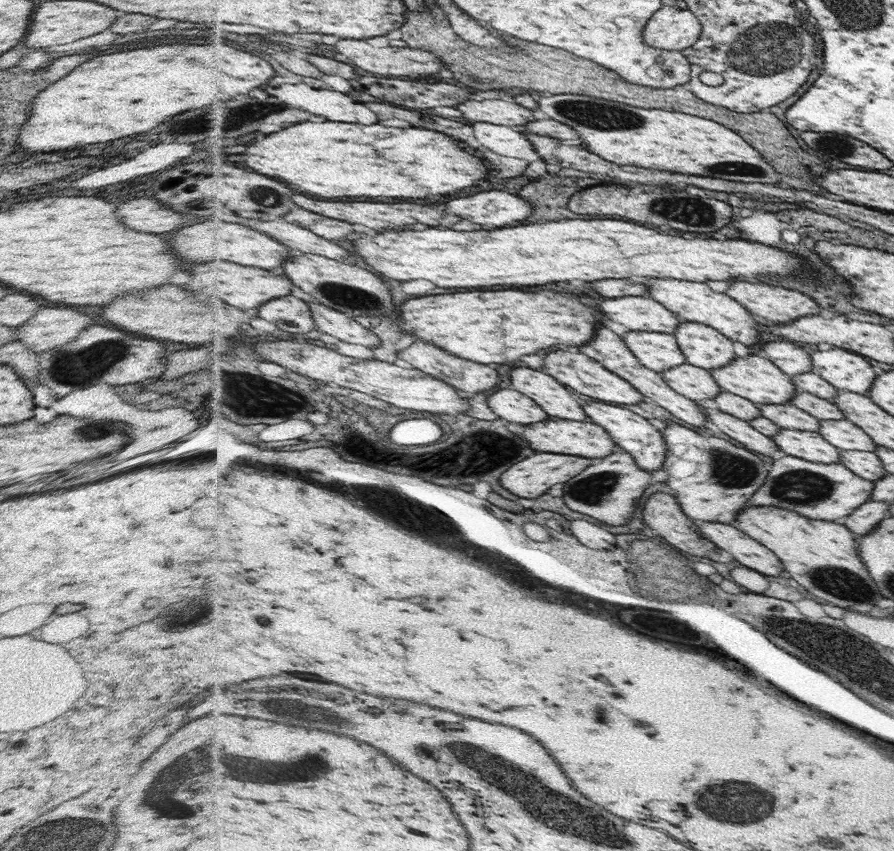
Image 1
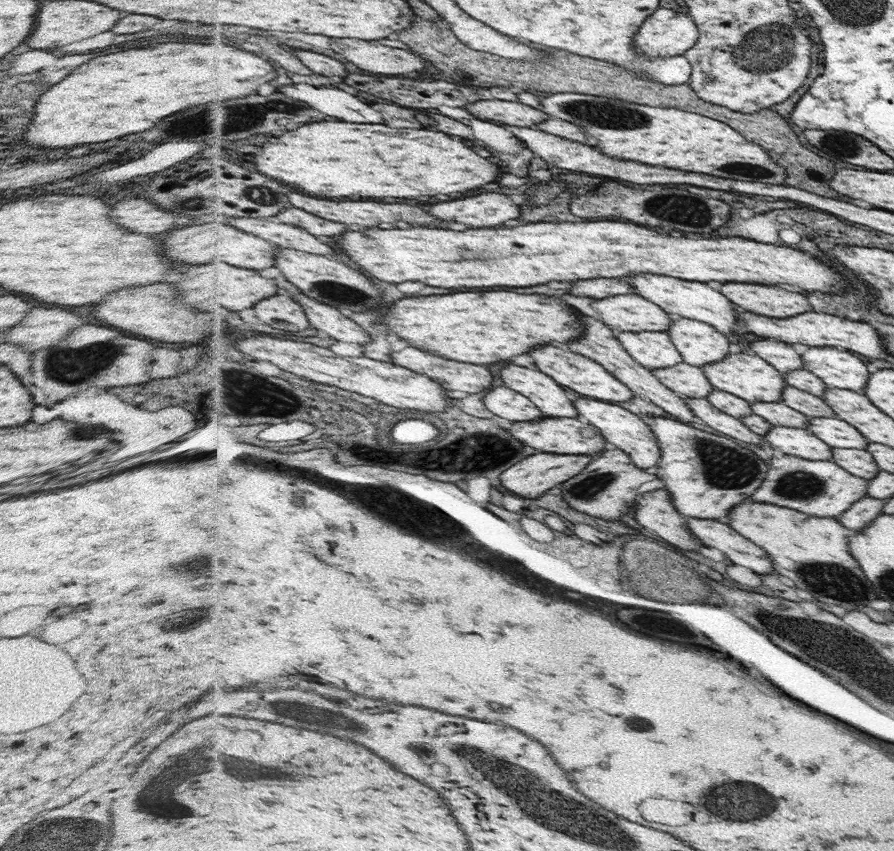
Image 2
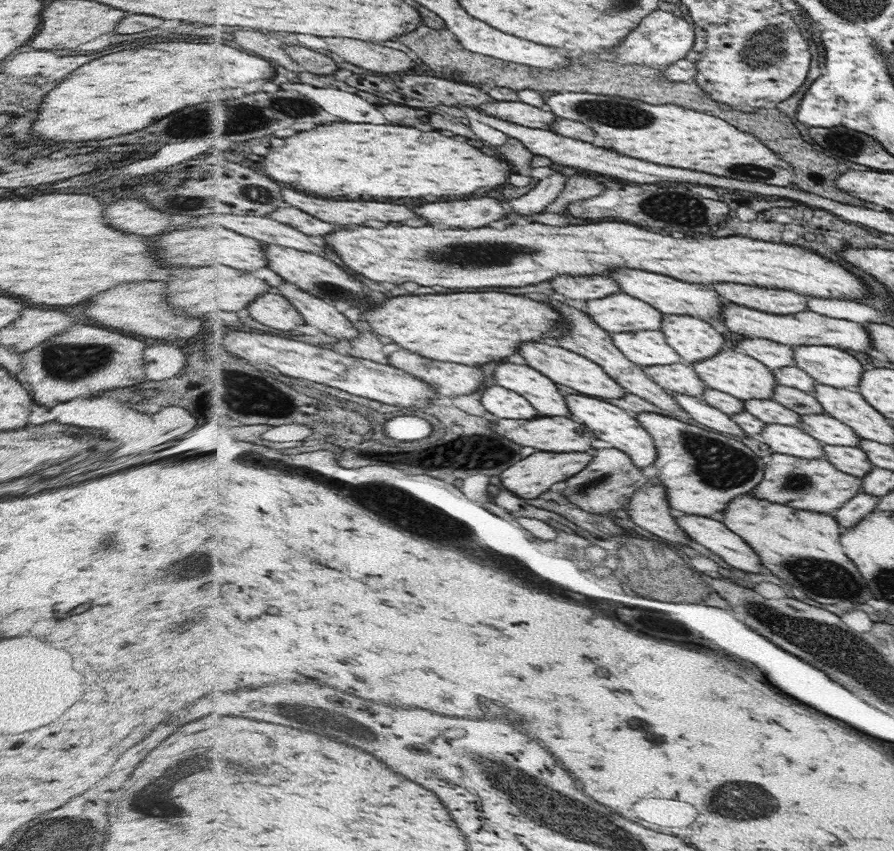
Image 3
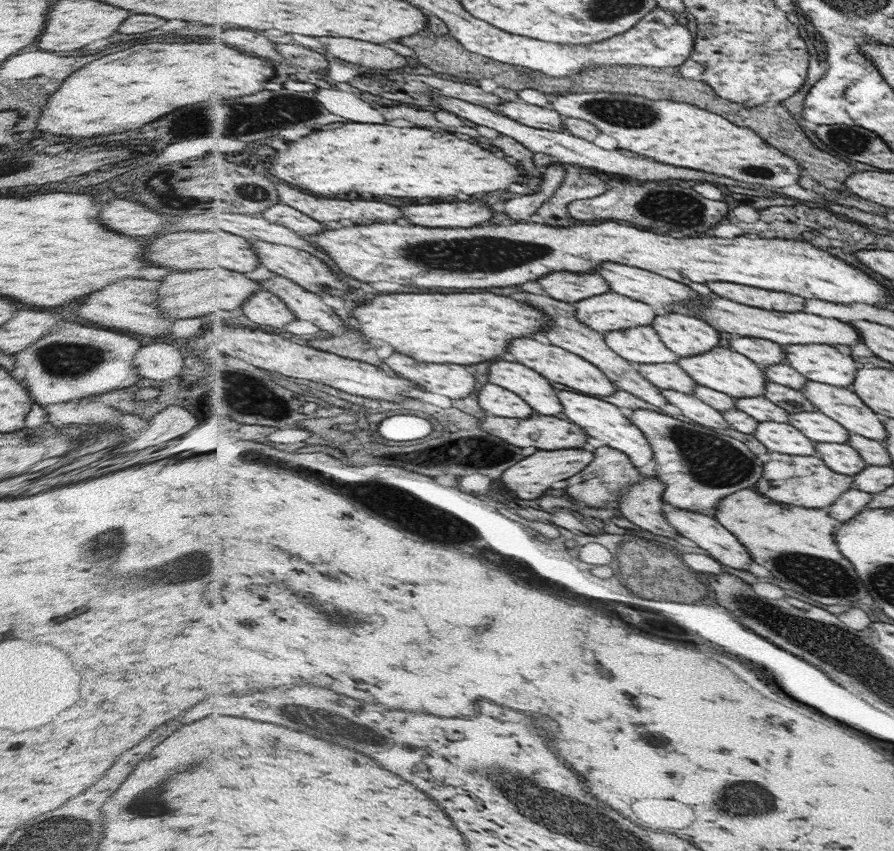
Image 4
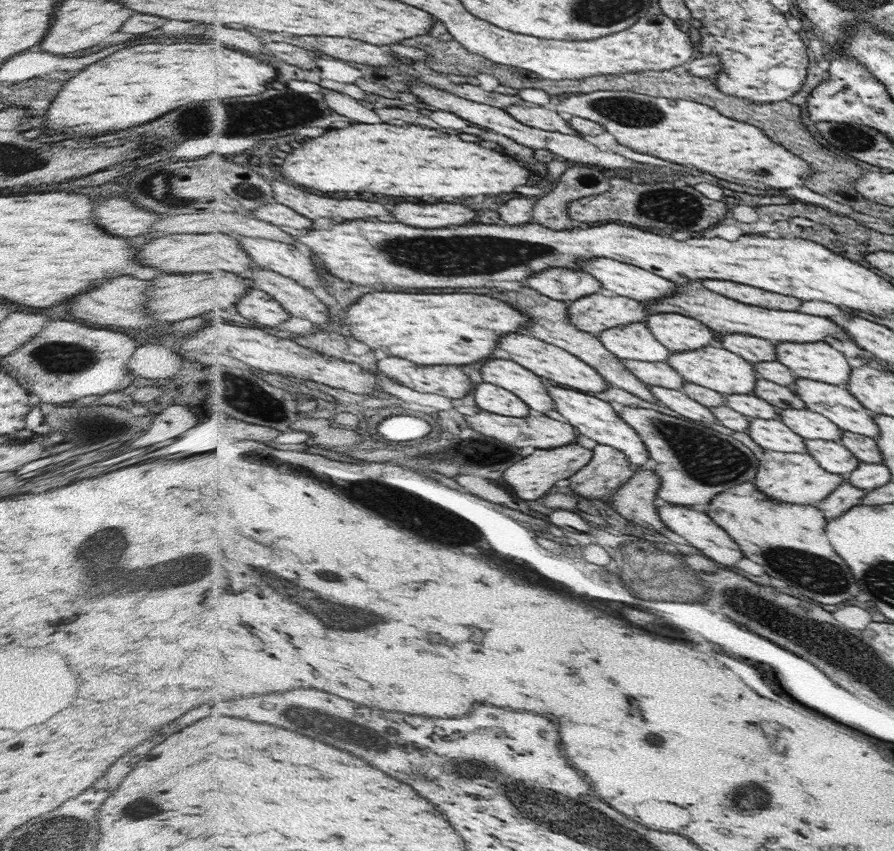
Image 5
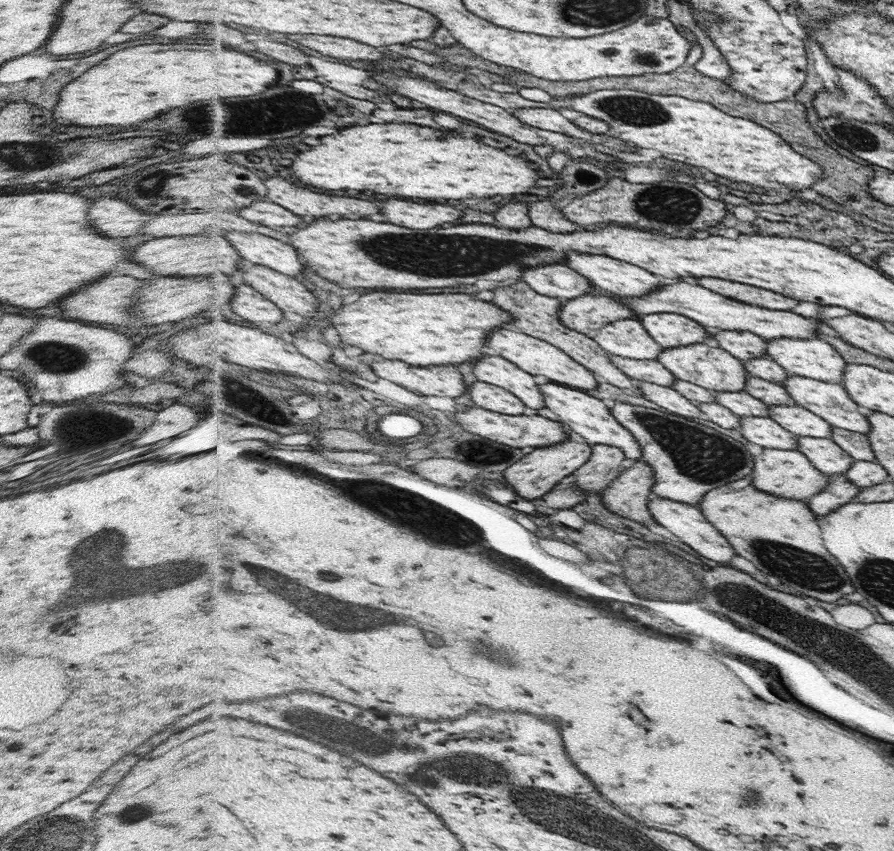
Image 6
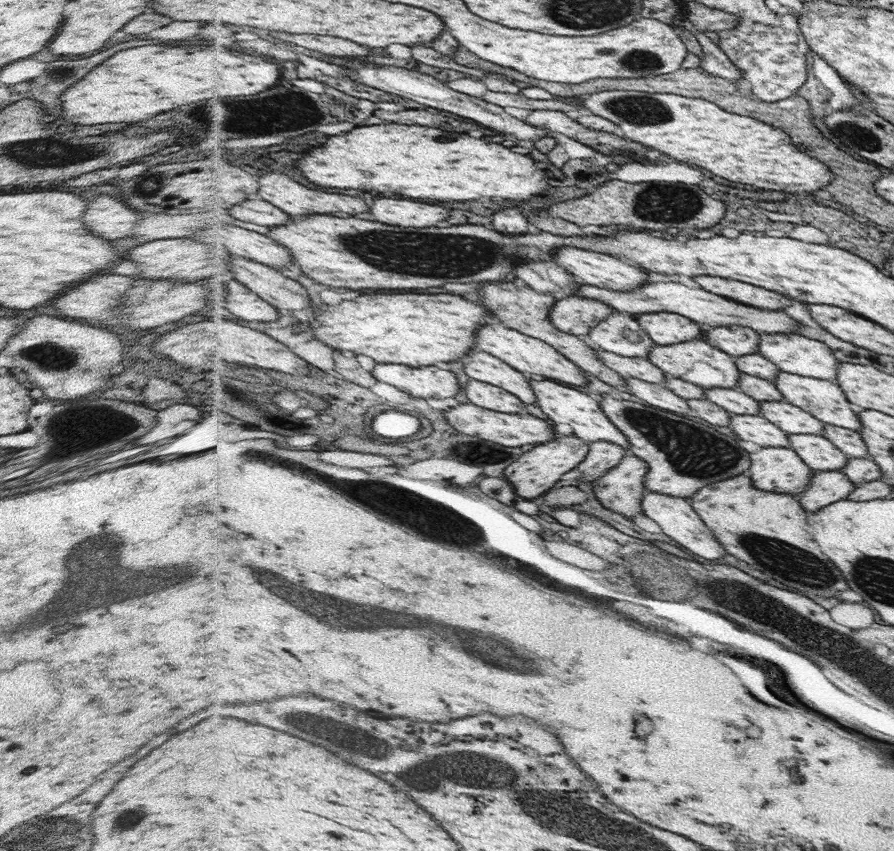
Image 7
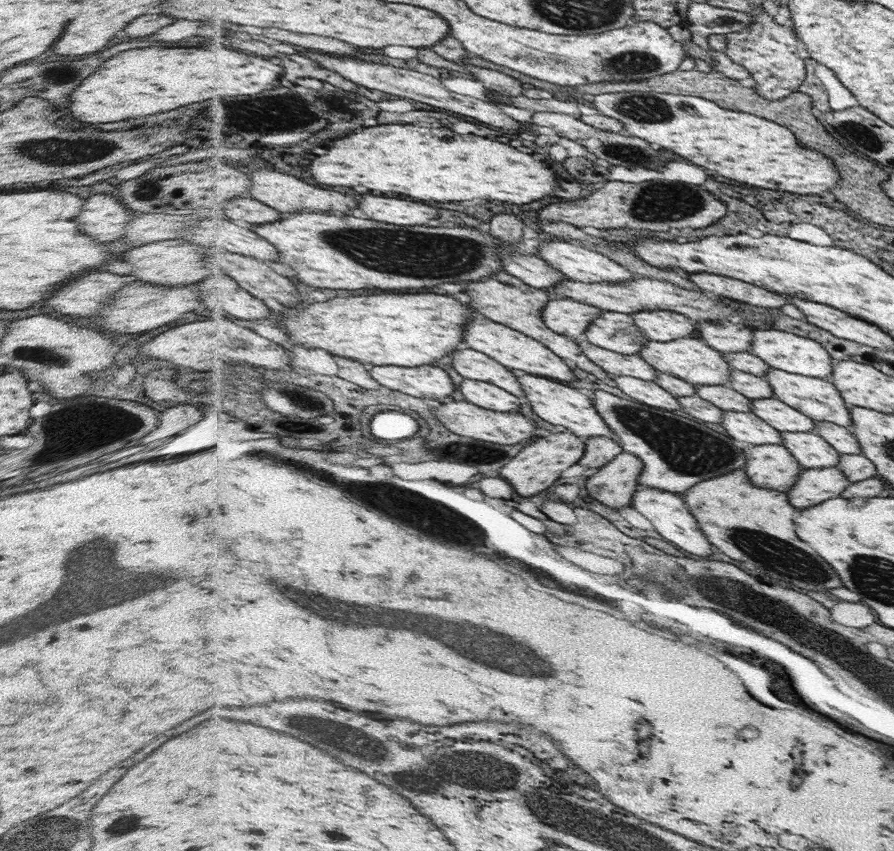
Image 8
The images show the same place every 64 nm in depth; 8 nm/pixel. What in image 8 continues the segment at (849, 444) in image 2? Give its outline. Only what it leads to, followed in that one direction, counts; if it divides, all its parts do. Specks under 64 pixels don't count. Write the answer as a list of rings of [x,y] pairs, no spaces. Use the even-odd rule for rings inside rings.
[[[775,398],[753,400],[752,413],[783,432],[813,432],[815,420]]]

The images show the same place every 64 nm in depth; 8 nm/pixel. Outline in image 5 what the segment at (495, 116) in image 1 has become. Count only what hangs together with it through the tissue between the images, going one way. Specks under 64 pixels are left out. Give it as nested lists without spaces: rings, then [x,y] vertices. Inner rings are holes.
[[[524,104],[524,105],[510,105],[506,107],[506,112],[512,116],[512,118],[515,118],[518,120],[518,122],[521,122],[522,124],[525,124],[526,126],[530,126],[532,128],[537,128],[539,130],[546,130],[548,132],[556,132],[566,135],[578,135],[582,138],[584,138],[584,135],[580,135],[578,132],[575,132],[568,124],[564,118],[560,116],[560,113],[557,112],[556,108],[553,106],[540,106],[540,105],[531,105],[531,104]]]

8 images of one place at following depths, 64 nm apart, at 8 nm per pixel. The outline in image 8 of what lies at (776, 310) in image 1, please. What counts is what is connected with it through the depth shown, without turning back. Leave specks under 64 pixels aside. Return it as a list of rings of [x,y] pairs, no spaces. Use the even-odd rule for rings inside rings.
[[[708,272],[687,274],[687,277],[694,284],[698,285],[700,290],[706,290],[706,292],[711,294],[751,304],[752,306],[779,309],[784,304],[789,303],[784,294],[770,292],[768,289],[760,288],[754,284],[736,280],[732,277]]]

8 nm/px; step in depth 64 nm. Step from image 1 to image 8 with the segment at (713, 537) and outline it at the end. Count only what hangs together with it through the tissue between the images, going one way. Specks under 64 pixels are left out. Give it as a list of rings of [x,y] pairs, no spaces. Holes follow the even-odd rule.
[[[639,484],[639,487],[636,488],[632,507],[652,522],[656,527],[656,531],[662,535],[666,542],[704,558],[710,558],[717,551],[711,541],[708,540],[708,537],[704,535],[704,531],[700,528],[699,521],[696,520],[695,515],[678,494]]]

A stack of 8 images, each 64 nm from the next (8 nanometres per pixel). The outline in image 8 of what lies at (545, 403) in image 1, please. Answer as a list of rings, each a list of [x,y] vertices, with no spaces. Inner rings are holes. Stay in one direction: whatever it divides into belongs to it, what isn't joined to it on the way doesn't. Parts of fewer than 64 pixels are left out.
[[[466,347],[456,350],[450,357],[454,357],[452,366],[464,379],[493,384],[525,400],[527,394],[516,372],[493,360],[491,356]]]

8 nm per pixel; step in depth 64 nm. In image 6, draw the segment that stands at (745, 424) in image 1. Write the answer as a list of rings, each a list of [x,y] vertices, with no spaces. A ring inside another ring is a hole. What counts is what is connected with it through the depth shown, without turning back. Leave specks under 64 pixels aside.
[[[637,381],[636,385],[643,392],[643,397],[656,403],[668,412],[686,416],[689,419],[704,419],[700,407],[672,387],[663,387],[650,382]]]

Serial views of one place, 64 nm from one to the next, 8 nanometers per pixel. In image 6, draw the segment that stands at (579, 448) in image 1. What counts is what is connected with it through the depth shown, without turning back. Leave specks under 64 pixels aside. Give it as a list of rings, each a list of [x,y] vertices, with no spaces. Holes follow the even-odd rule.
[[[473,406],[470,408],[464,407],[463,412],[458,412],[455,415],[456,420],[458,420],[464,430],[482,436],[482,438],[494,440],[494,442],[498,442],[498,444],[512,446],[512,448],[526,448],[526,446],[542,448],[542,446],[560,444],[560,442],[564,442],[564,440],[570,438],[570,436],[564,432],[564,428],[562,428],[560,422],[552,421],[533,412],[512,416]]]

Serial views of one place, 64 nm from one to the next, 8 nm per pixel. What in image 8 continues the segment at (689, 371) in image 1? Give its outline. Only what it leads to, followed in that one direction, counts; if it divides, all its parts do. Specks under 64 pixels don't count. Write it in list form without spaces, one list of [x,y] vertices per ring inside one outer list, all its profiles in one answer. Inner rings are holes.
[[[584,337],[578,338],[577,341],[579,347],[583,349],[584,355],[588,355],[604,371],[616,374],[616,376],[630,376],[656,383],[658,371],[648,362],[644,361],[639,354],[632,356],[618,354],[594,346],[594,344],[588,343]]]

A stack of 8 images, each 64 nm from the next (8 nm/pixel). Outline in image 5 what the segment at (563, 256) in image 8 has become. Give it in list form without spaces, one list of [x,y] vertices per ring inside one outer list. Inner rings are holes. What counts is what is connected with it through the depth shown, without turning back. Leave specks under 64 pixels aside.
[[[606,258],[590,260],[582,268],[602,283],[605,293],[622,295],[641,303],[658,302],[660,298],[672,296],[679,288],[674,281],[650,271]]]

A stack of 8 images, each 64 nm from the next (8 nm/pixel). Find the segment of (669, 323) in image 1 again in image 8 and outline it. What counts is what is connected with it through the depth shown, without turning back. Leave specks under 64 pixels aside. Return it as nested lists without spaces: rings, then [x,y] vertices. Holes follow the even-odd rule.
[[[552,298],[543,308],[543,320],[554,333],[578,339],[586,335],[587,328],[601,315],[601,312],[602,310],[596,306],[584,304],[574,299]]]

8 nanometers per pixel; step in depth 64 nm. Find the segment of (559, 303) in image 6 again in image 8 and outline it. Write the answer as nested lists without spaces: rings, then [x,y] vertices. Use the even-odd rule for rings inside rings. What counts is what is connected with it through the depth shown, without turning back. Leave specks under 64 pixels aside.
[[[489,277],[484,280],[466,282],[464,292],[470,296],[468,306],[472,307],[472,310],[497,323],[507,325],[508,328],[516,329],[517,332],[526,336],[533,337],[536,341],[547,345],[556,355],[571,360],[578,368],[594,374],[601,381],[610,380],[609,372],[604,371],[588,355],[584,355],[577,339],[554,333],[551,328],[548,328],[547,323],[543,320],[543,308],[547,306],[552,296],[546,288],[534,288],[534,286],[524,283],[520,286],[512,286],[498,281],[495,277]]]

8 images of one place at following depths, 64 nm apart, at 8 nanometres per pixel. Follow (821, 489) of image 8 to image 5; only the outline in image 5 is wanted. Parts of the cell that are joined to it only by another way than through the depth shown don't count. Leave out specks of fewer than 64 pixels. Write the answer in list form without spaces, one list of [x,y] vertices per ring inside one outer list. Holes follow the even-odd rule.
[[[848,481],[842,482],[828,498],[820,500],[815,506],[818,507],[824,516],[829,520],[842,516],[846,510],[860,505],[860,500],[866,496],[866,491],[852,486]]]

